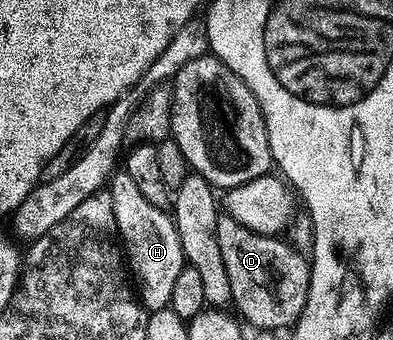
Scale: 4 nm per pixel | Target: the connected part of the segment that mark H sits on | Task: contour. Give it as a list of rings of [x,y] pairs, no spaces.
[[[115,174],[109,182],[108,192],[114,203],[116,230],[129,270],[140,283],[138,295],[141,304],[150,311],[167,308],[175,280],[186,264],[175,221],[165,210],[152,207],[128,174]]]

